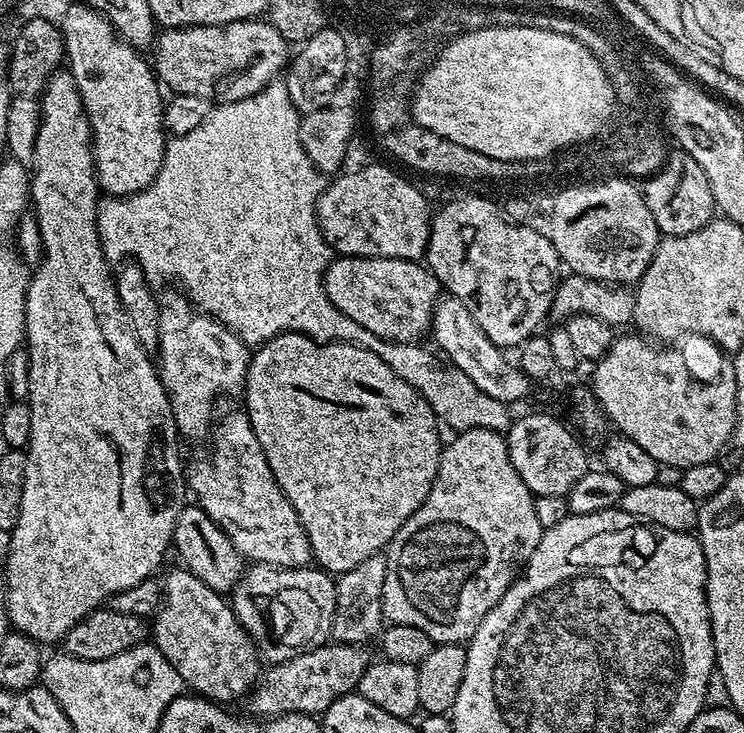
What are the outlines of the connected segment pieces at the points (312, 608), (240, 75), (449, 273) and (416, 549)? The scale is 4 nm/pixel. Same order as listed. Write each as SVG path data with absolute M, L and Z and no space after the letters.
M252 564L232 589L230 603L261 657L268 662L283 662L329 643L336 609L336 582L316 566L274 568L270 564Z
M264 18L239 20L229 24L199 24L193 28L166 28L154 41L154 71L161 83L168 84L176 94L198 94L202 98L229 104L242 98L258 94L266 85L273 83L276 76L285 71L290 63L290 44L282 34Z
M468 196L465 200L452 200L440 213L431 217L432 229L430 230L430 238L428 239L428 251L426 253L427 267L432 269L432 273L436 275L436 279L446 289L447 295L456 296L462 302L462 306L466 306L466 310L470 310L470 314L474 314L474 322L478 322L478 326L482 326L482 330L486 330L486 338L490 338L490 342L494 342L502 350L515 349L524 343L529 336L537 331L536 328L545 319L549 319L552 310L552 299L556 296L556 286L562 276L562 265L560 255L554 250L552 241L548 239L543 231L535 232L535 227L527 224L511 224L503 214L501 205L495 204L492 200L487 200L484 196Z
M471 428L465 432L453 435L453 440L443 445L440 453L440 465L436 471L436 477L432 483L430 494L426 494L426 502L414 510L414 514L394 534L394 538L388 543L386 549L386 559L388 569L386 570L386 586L382 586L382 606L384 607L385 621L402 626L414 626L422 630L425 634L430 634L430 638L436 644L464 644L472 639L478 630L482 618L490 614L490 610L506 594L506 590L520 575L528 559L534 554L538 542L544 537L545 529L538 520L535 502L537 497L533 496L532 491L522 482L518 470L514 470L514 462L510 462L510 450L508 441L501 433L490 430L489 428Z

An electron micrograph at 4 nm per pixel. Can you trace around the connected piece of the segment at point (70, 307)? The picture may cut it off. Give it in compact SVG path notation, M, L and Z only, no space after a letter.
M57 70L48 80L48 86L42 93L38 104L40 110L40 129L36 132L36 151L34 163L30 168L30 208L36 213L38 226L41 230L41 246L43 255L35 265L28 282L28 297L26 298L26 322L24 334L26 337L26 352L28 348L28 396L26 403L30 406L30 442L26 449L26 478L22 490L22 506L18 514L18 522L12 527L8 548L8 569L4 576L8 579L6 591L8 594L8 622L15 631L23 636L47 646L63 641L64 635L75 626L83 616L89 616L105 602L111 601L114 594L122 590L130 590L130 586L138 586L138 582L149 579L152 572L164 560L164 555L172 548L174 526L178 522L178 514L185 508L186 500L186 468L180 464L180 448L176 445L178 433L176 419L172 416L172 407L168 401L166 390L160 381L160 373L153 357L142 350L138 338L134 338L134 330L130 330L130 322L126 318L126 310L118 298L118 290L110 261L104 257L100 249L100 239L96 229L96 201L98 185L96 182L96 160L92 156L92 131L86 110L82 106L80 91L72 73L67 70Z

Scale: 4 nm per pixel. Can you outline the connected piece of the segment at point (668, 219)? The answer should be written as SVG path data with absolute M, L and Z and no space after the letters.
M683 150L673 151L667 157L662 169L643 181L642 191L646 206L650 206L650 214L654 214L654 222L664 236L685 236L694 230L702 230L718 212L706 170Z

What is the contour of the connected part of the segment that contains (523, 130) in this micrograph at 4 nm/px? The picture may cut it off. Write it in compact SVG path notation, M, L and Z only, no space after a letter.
M514 26L513 28L476 28L471 32L464 32L449 39L439 49L435 59L424 68L418 81L420 81L420 85L417 86L416 93L413 94L412 92L410 96L410 116L415 123L426 130L433 131L434 134L441 135L444 139L458 142L459 145L466 146L467 149L476 150L492 158L506 160L543 162L547 156L553 155L552 157L555 157L565 150L571 150L579 145L587 144L594 138L591 136L598 135L607 126L608 119L610 119L610 124L614 116L614 109L617 107L616 89L613 88L611 79L605 72L602 62L582 42L578 42L574 38L568 38L566 34L554 34L550 30L534 30L533 28L523 28L522 26Z

